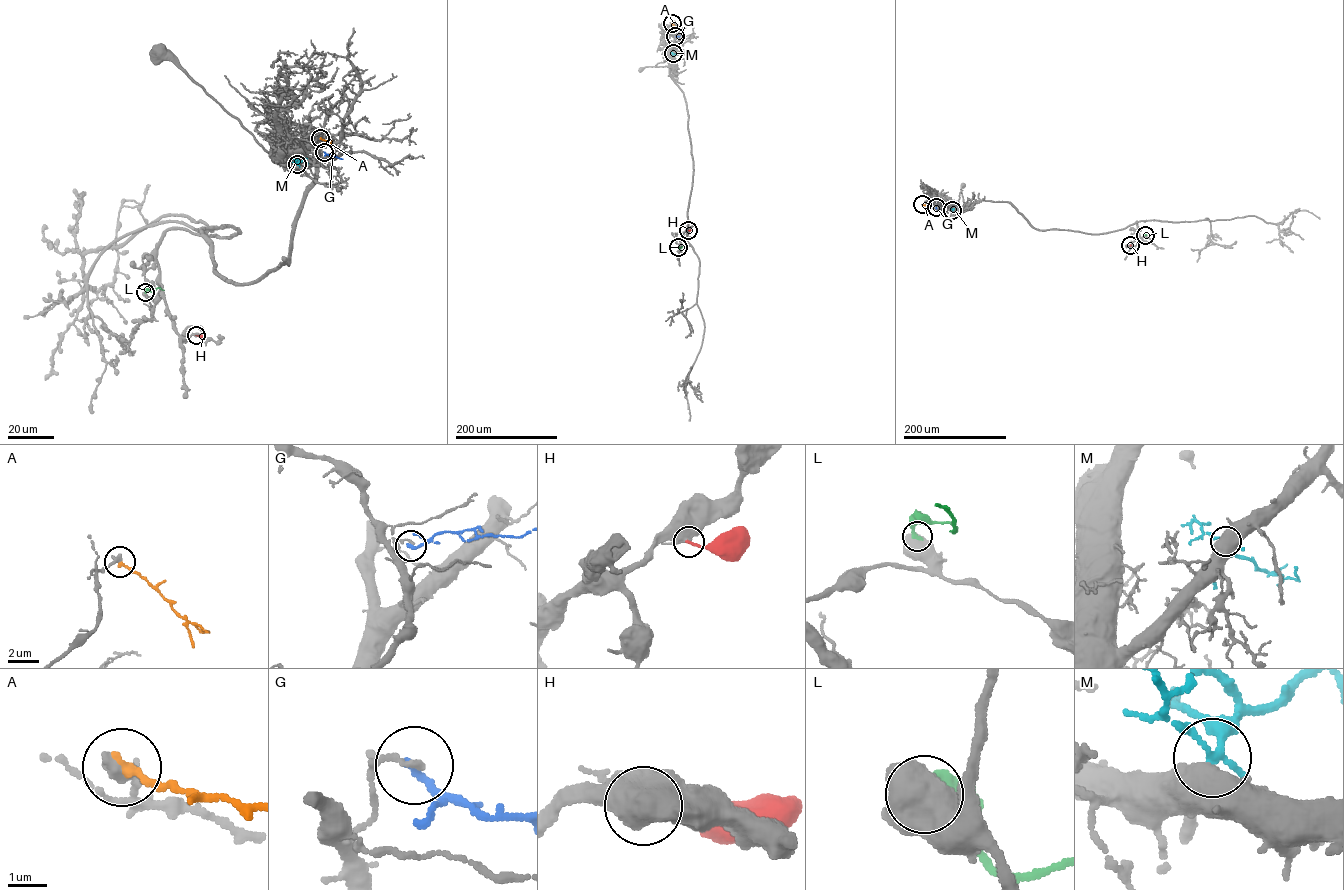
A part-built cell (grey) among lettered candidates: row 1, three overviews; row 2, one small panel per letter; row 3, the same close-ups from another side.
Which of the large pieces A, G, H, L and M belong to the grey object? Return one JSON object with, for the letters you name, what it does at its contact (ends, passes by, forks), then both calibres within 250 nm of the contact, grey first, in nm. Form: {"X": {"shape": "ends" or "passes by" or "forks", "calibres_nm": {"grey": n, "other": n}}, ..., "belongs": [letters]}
{"M": {"shape": "forks", "calibres_nm": {"grey": 900, "other": 180}}, "belongs": ["M"]}

